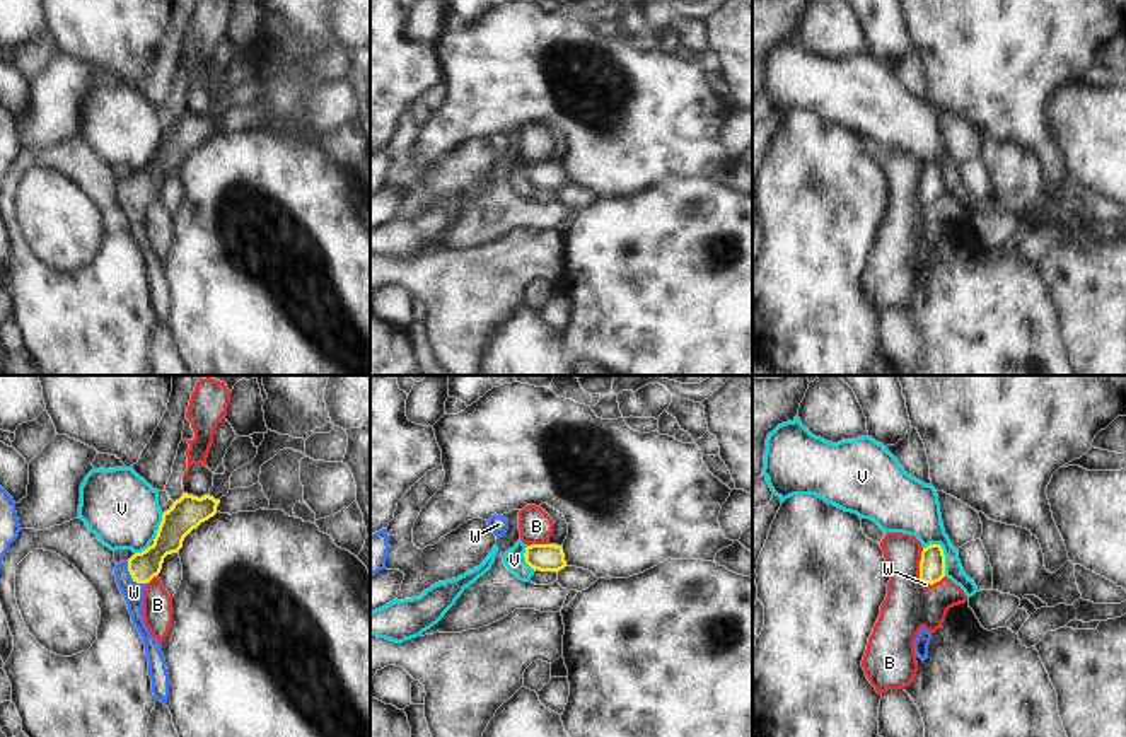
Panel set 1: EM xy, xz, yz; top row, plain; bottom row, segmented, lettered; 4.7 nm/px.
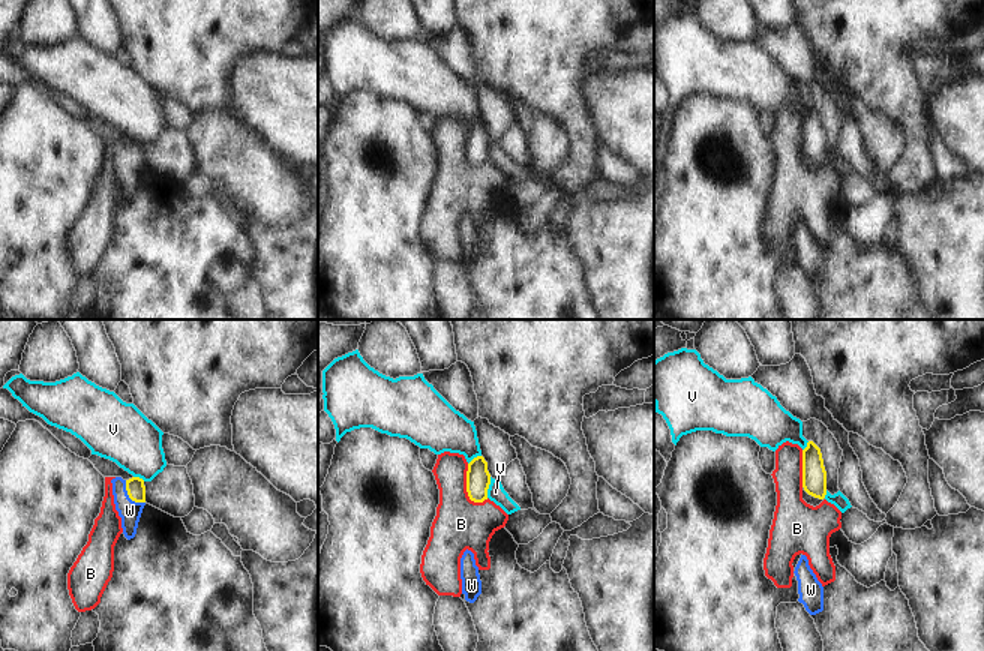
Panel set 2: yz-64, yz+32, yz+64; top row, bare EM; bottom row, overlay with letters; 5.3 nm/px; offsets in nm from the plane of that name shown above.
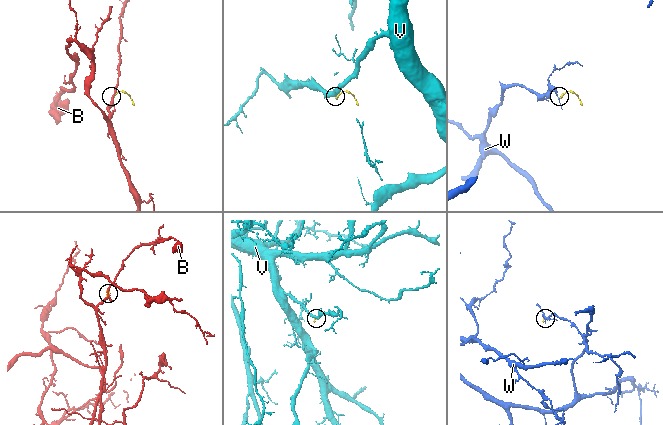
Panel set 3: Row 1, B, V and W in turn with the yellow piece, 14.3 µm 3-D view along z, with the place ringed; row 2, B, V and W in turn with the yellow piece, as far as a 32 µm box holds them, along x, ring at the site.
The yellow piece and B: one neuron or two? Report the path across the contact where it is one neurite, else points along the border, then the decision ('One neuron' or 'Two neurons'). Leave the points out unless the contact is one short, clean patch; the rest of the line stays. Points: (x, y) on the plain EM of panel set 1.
Two neurons.

